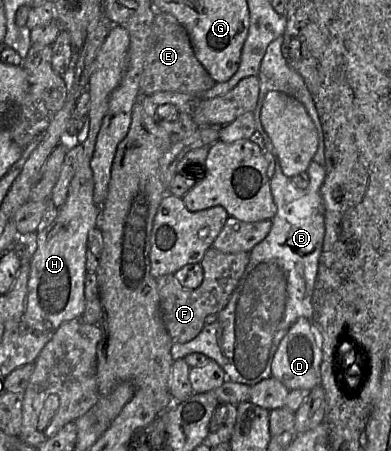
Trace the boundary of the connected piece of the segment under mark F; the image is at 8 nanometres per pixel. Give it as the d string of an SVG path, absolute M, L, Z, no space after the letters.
M211 247L200 262L203 268L203 281L198 288L184 288L174 274L157 279L162 319L174 343L183 344L193 340L206 325L206 318L218 315L225 308L249 260L250 253L223 253Z

